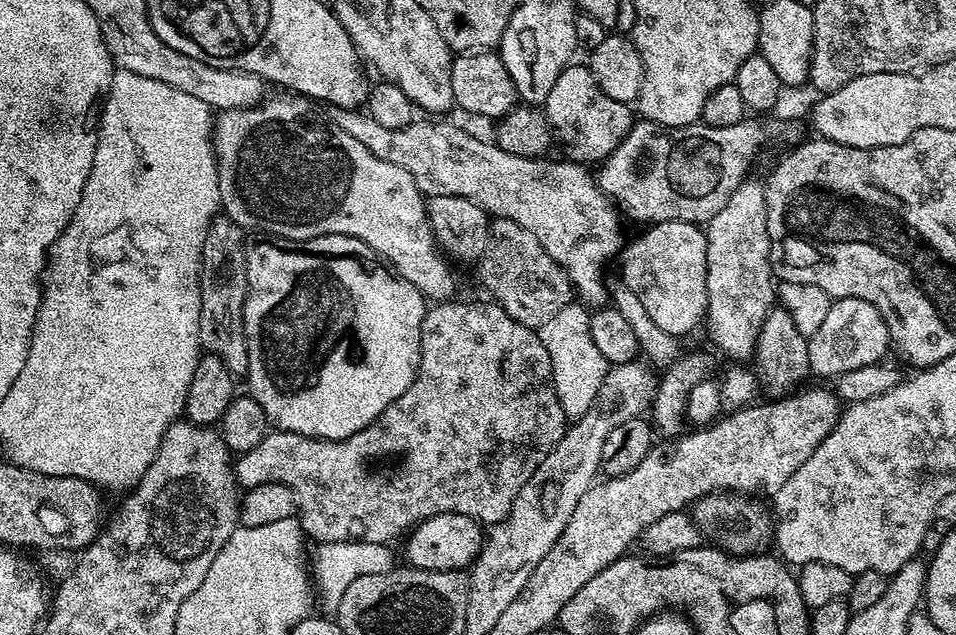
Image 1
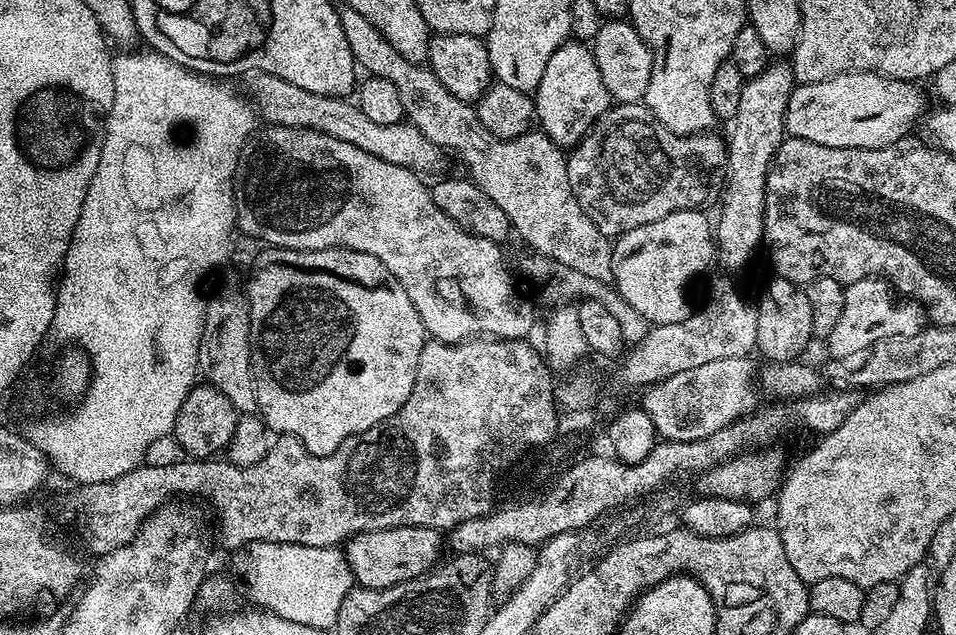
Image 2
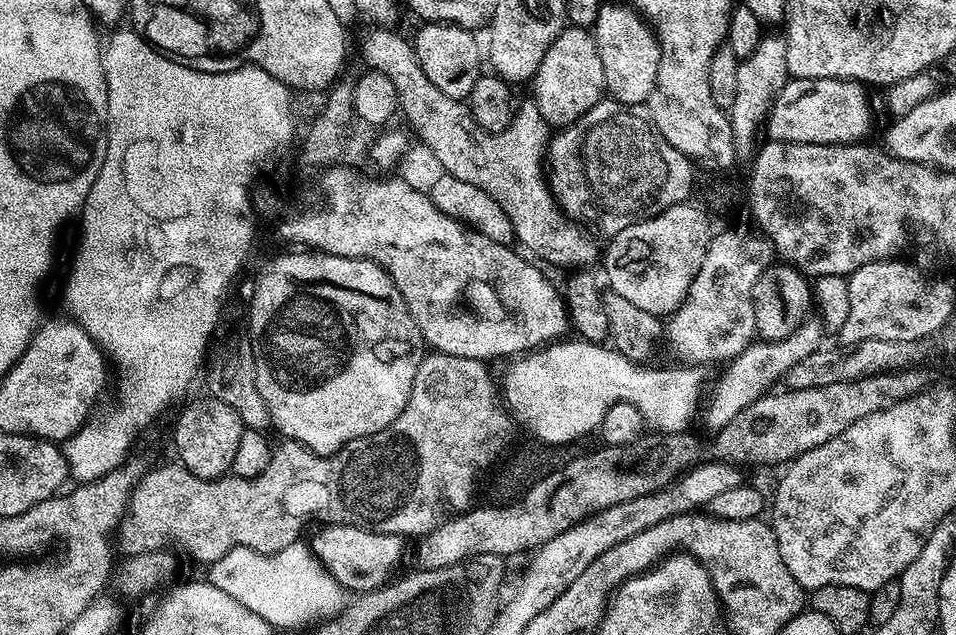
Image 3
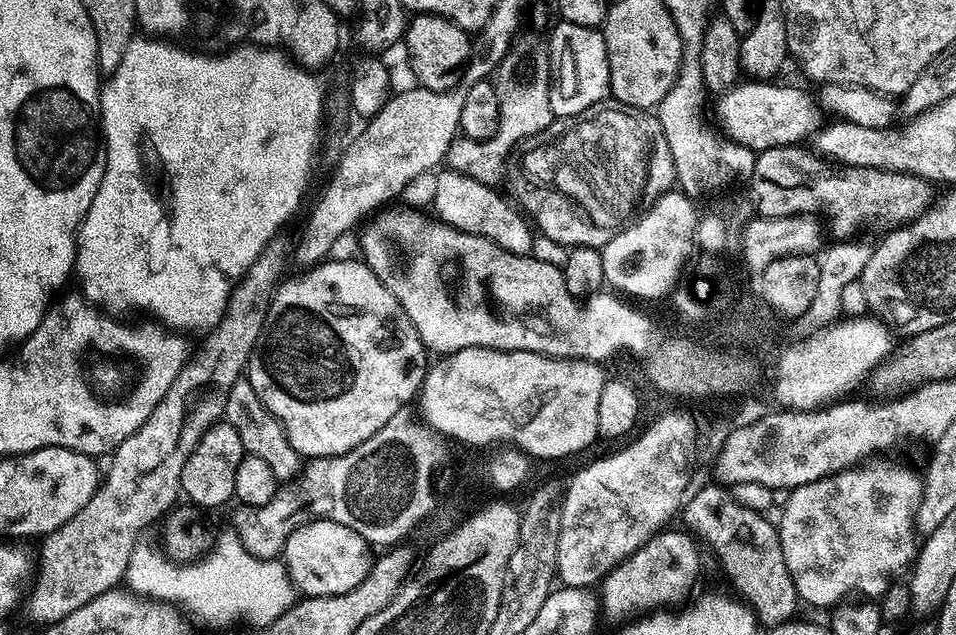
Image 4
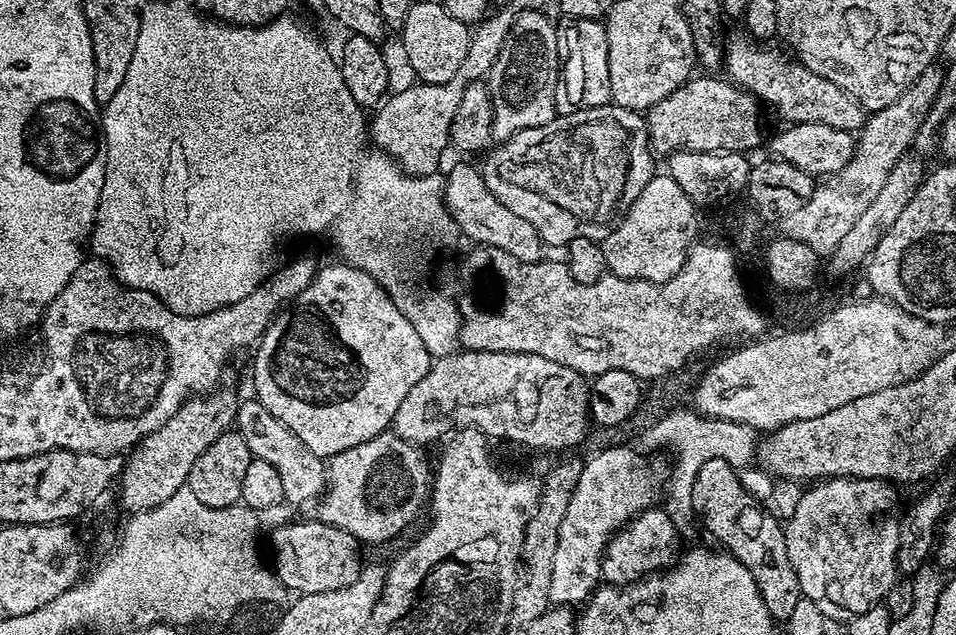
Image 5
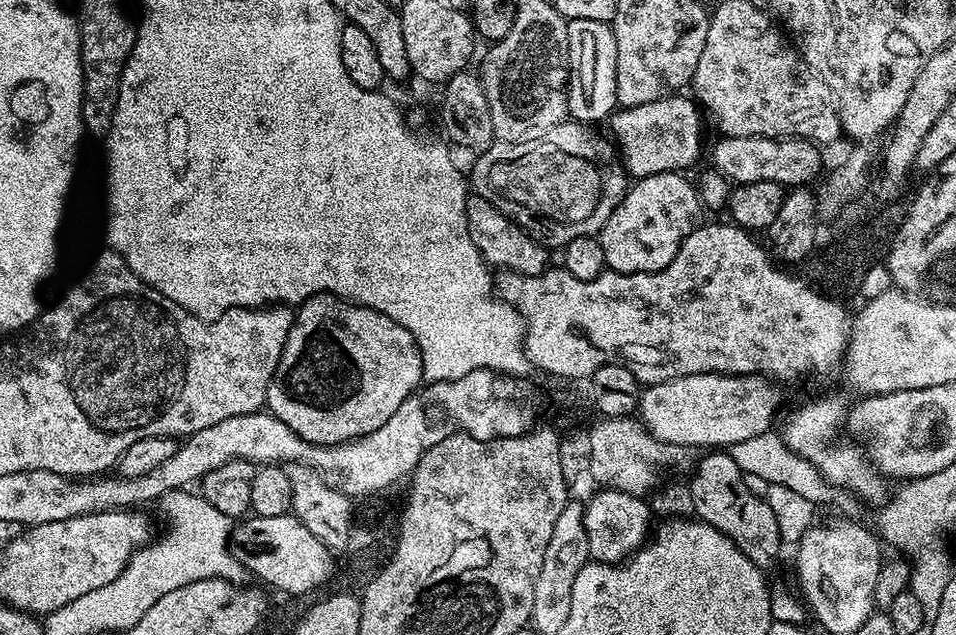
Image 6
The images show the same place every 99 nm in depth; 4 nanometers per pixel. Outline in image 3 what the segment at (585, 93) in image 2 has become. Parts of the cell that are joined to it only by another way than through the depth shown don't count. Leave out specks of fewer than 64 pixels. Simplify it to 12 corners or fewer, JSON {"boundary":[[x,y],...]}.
{"boundary":[[565,27],[530,87],[567,128],[605,99],[595,35]]}

